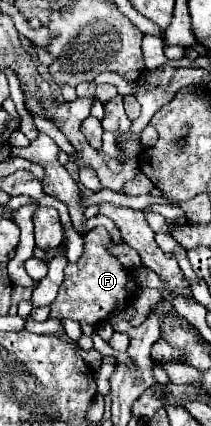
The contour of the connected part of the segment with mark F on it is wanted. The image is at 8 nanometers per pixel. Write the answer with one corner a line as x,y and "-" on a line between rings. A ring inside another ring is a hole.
94,228
84,238
84,254
76,264
68,264
64,270
64,282
60,286
60,292
56,300
50,306
50,318
72,318
78,322
88,324
100,324
106,320
106,316
116,308
126,304
126,300
132,298
132,290
136,288
136,282
132,274
114,258
108,254
106,246
110,244
110,234
106,228

